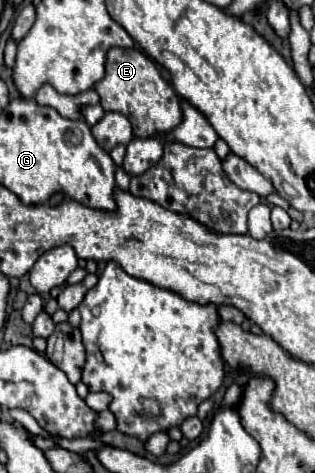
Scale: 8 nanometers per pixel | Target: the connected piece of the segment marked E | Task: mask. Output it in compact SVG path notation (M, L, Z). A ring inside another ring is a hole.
M111 48L105 60L105 76L93 88L101 96L105 112L119 112L131 118L133 134L139 138L149 138L153 134L165 136L183 118L177 92L161 78L155 62L137 48Z

